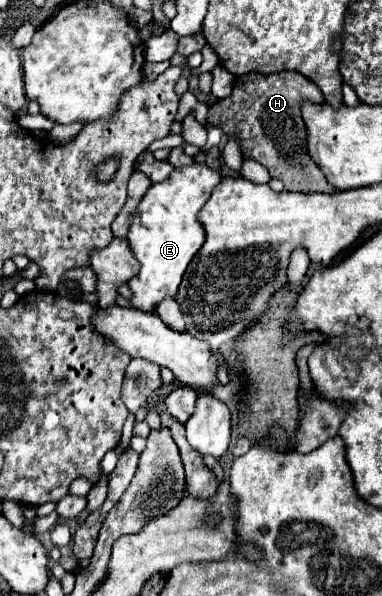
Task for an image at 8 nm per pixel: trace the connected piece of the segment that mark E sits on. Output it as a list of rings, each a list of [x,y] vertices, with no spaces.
[[[189,164],[175,168],[167,180],[151,184],[151,188],[137,206],[127,234],[129,248],[141,264],[141,270],[127,282],[127,286],[131,288],[129,304],[133,308],[143,312],[155,312],[165,298],[177,296],[177,288],[181,284],[185,268],[205,240],[205,230],[201,228],[197,214],[209,200],[219,180],[221,174],[209,170],[207,164]]]

